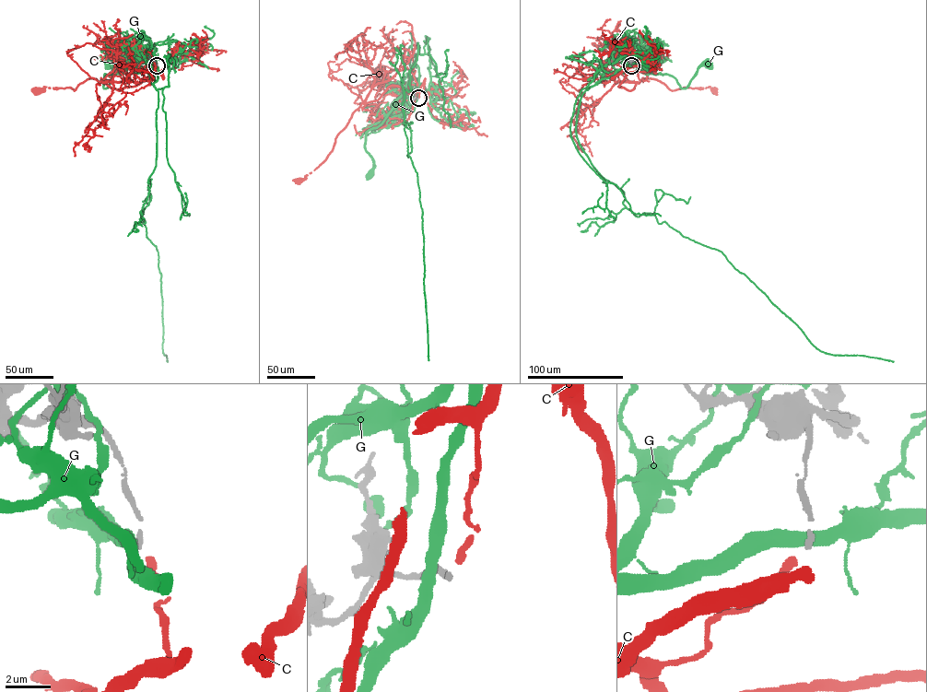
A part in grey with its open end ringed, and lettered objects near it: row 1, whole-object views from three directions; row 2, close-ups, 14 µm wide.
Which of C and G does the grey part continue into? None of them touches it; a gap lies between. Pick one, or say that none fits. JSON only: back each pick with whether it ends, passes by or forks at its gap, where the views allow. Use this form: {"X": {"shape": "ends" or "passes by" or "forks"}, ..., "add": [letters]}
{"C": {"shape": "ends"}, "add": ["C"]}

